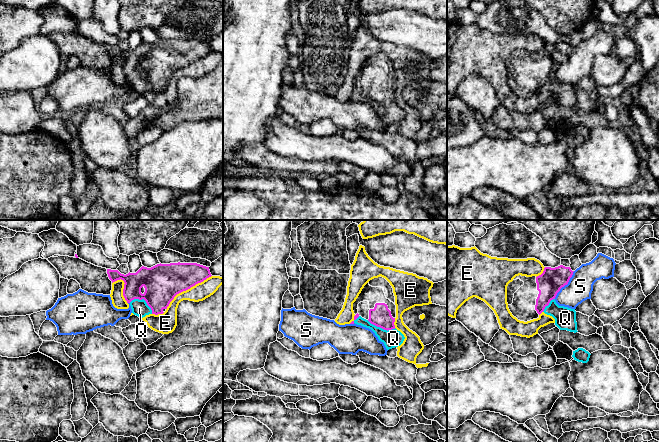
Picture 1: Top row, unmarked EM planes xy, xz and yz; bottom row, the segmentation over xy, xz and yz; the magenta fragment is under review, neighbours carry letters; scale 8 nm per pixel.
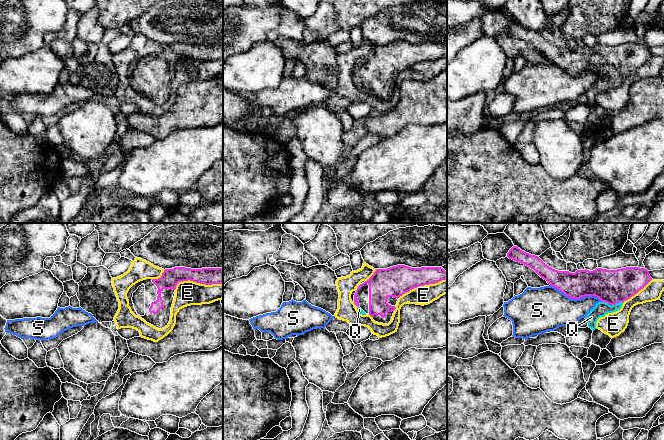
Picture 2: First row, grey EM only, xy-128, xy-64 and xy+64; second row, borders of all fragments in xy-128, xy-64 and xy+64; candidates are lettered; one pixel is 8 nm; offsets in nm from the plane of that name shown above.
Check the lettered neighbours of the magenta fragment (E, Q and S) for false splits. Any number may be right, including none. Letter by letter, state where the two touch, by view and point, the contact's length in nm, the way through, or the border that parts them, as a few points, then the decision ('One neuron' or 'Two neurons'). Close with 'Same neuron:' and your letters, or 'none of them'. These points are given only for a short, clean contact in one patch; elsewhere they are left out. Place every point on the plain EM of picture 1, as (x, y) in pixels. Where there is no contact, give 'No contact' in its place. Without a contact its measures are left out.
E: Touches magenta at xy (186, 65). Shared border 460 nm. Two neurons
Q: Touches magenta at xy (143, 74). Shared border 220 nm. Path across: xy (162, 58), (143, 74), (143, 79), (139, 84). One neuron
S: Touches magenta at yz (565, 60). Shared border 280 nm. Two neurons
Same neuron: Q

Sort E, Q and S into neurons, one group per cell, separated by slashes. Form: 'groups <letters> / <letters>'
groups E / Q / S

